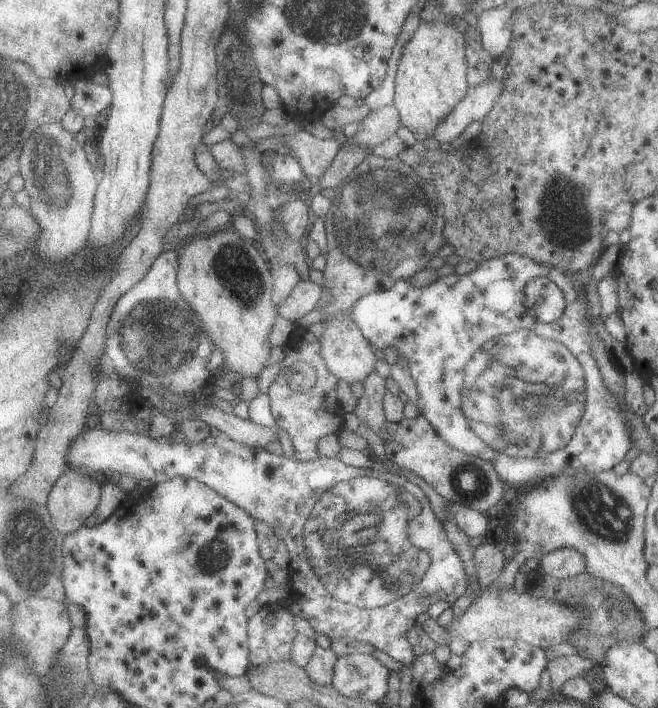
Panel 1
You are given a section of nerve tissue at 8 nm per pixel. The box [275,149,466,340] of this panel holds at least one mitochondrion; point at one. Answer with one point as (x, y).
(388, 211)

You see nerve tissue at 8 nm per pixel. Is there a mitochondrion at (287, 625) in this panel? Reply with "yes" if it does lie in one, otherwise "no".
no

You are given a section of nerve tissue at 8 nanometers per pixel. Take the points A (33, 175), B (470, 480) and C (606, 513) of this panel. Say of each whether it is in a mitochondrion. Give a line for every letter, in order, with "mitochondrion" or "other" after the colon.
A: other
B: mitochondrion
C: mitochondrion

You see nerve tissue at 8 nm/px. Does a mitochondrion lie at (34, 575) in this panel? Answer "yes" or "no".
yes

